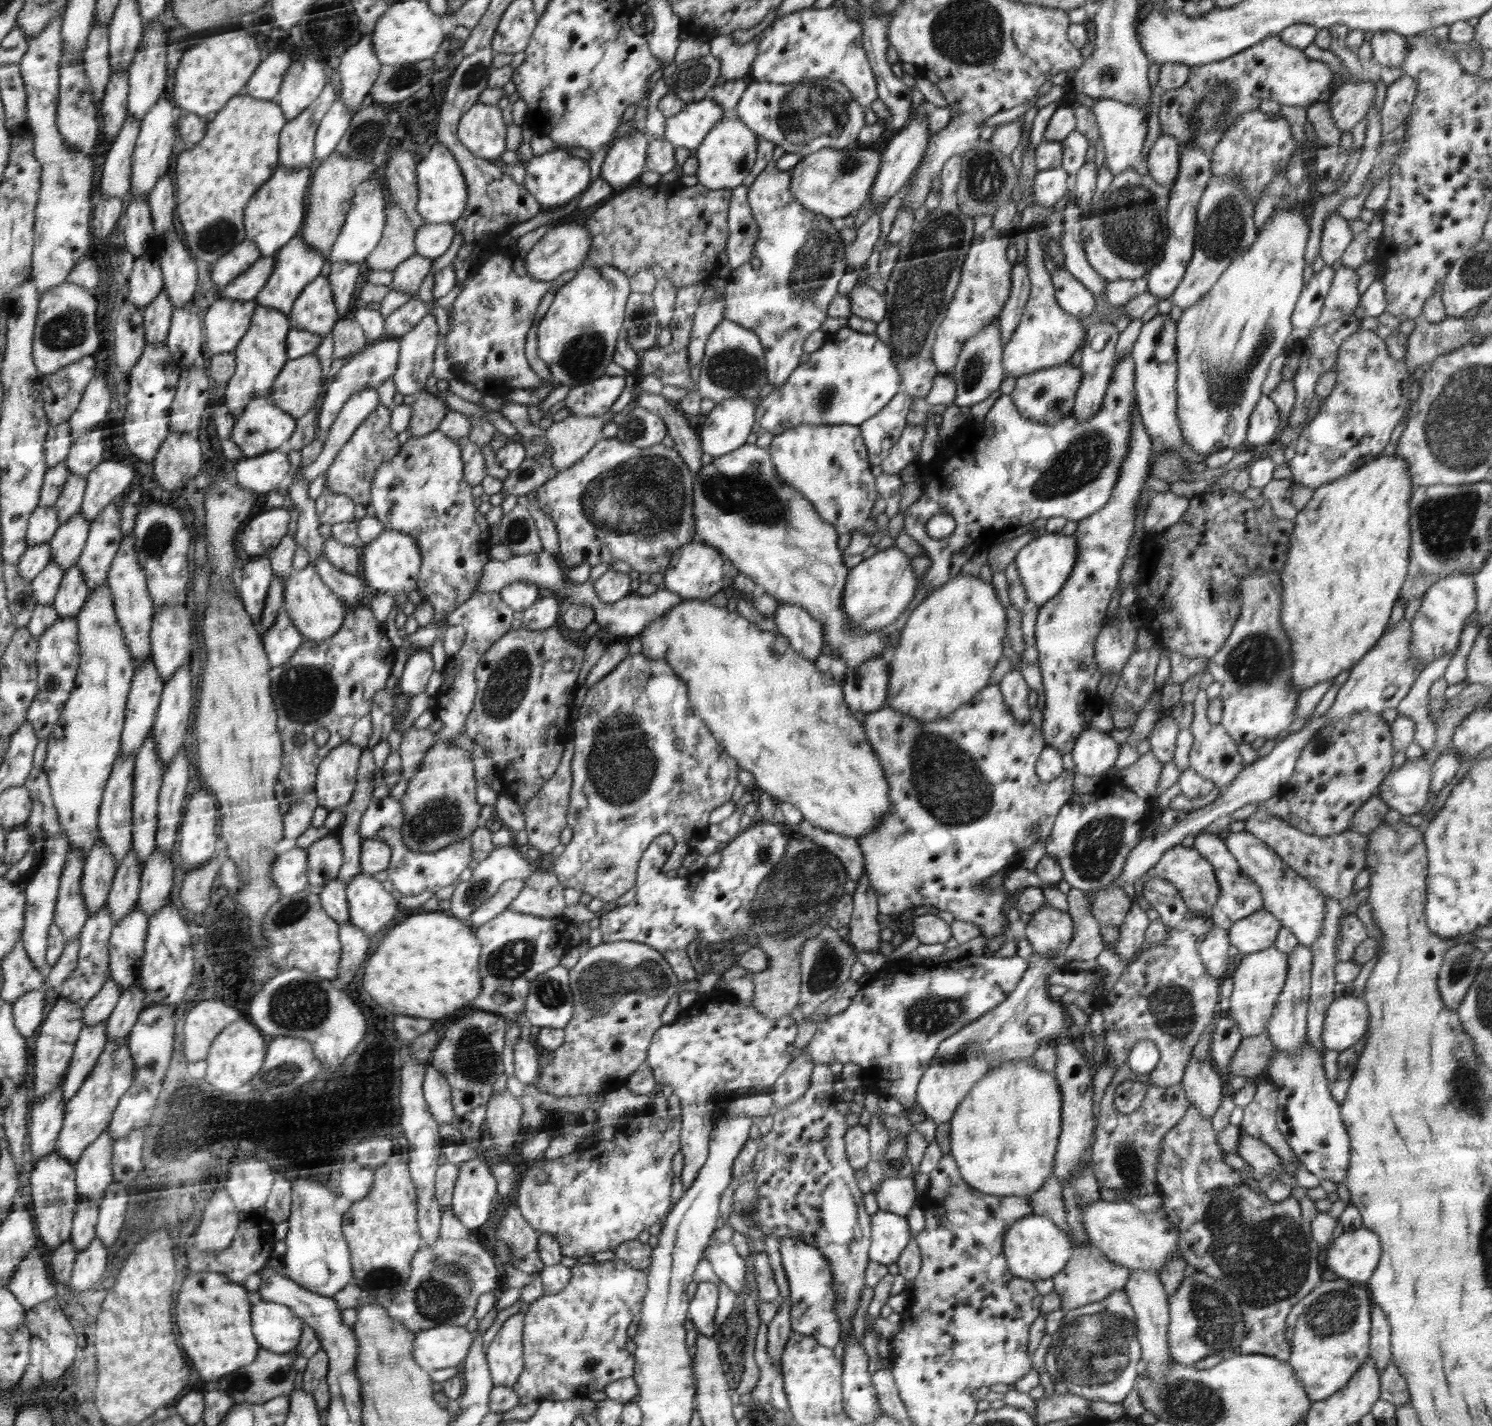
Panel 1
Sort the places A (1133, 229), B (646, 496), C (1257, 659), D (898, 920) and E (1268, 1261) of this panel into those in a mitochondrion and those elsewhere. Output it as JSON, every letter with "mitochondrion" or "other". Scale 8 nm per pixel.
{"A":"mitochondrion","B":"mitochondrion","C":"mitochondrion","D":"other","E":"mitochondrion"}

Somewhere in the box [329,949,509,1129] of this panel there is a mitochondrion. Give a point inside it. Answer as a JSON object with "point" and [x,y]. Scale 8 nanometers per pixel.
{"point":[475,1059]}

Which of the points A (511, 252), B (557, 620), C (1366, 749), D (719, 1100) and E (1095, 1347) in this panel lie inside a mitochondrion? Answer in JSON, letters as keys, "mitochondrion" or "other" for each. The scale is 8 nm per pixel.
{"A":"other","B":"other","C":"other","D":"other","E":"mitochondrion"}

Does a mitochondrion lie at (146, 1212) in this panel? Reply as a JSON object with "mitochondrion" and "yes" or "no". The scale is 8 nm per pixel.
{"mitochondrion":"yes"}

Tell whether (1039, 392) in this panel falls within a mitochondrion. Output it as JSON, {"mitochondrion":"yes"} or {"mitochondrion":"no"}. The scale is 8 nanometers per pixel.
{"mitochondrion":"yes"}

